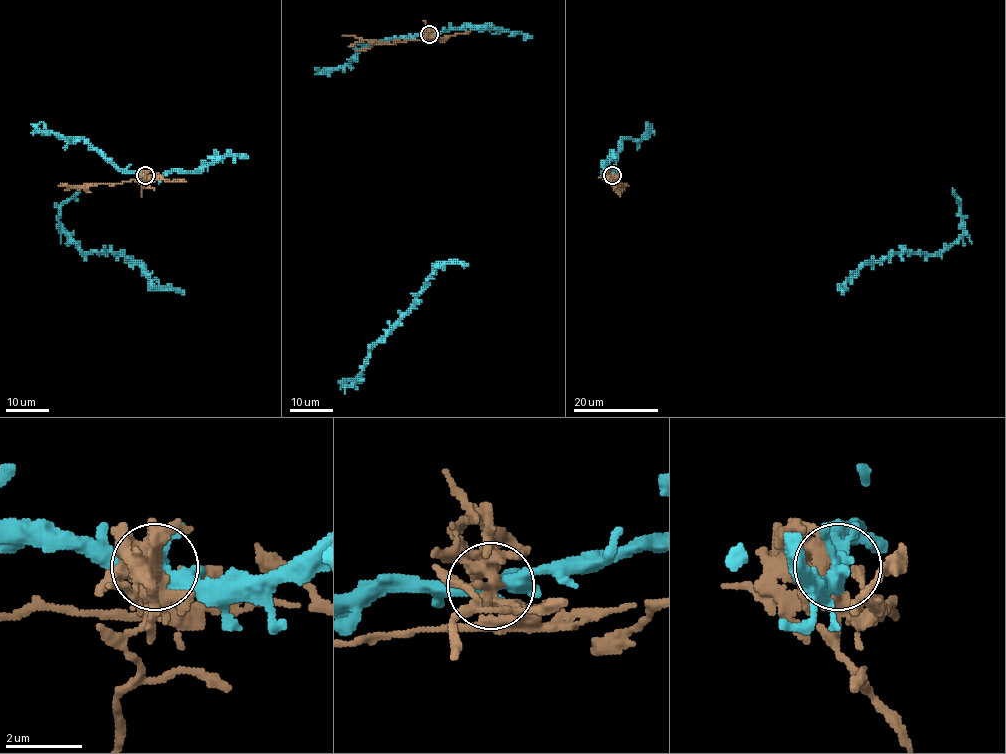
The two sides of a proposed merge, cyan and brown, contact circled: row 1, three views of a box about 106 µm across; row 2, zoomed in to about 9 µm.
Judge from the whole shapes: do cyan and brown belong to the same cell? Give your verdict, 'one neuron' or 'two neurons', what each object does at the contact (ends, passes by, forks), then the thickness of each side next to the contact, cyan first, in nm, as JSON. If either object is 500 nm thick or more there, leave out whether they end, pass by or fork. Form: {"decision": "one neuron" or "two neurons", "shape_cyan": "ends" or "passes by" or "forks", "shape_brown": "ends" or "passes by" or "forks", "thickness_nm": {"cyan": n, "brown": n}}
{"decision": "two neurons", "shape_cyan": "forks", "shape_brown": "forks", "thickness_nm": {"cyan": 360, "brown": 320}}

